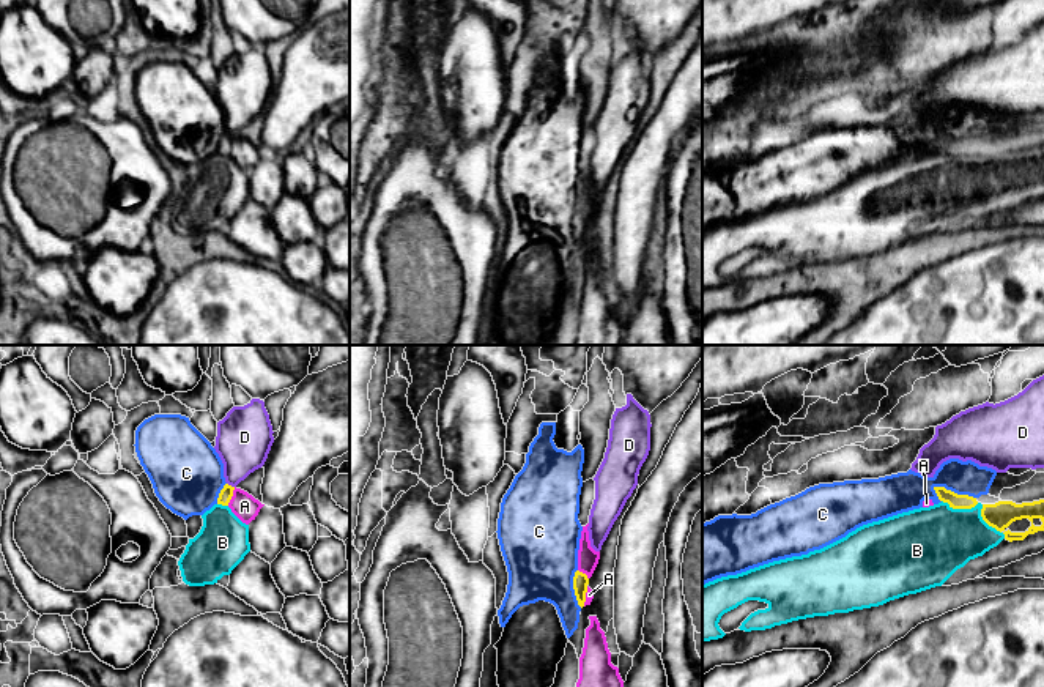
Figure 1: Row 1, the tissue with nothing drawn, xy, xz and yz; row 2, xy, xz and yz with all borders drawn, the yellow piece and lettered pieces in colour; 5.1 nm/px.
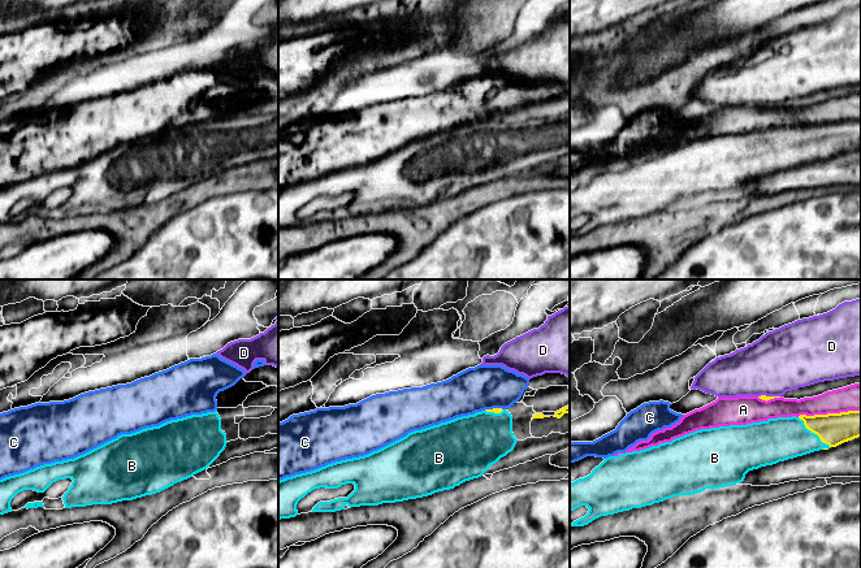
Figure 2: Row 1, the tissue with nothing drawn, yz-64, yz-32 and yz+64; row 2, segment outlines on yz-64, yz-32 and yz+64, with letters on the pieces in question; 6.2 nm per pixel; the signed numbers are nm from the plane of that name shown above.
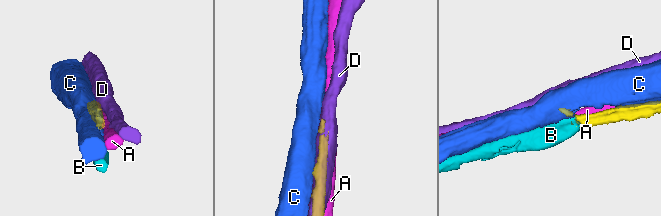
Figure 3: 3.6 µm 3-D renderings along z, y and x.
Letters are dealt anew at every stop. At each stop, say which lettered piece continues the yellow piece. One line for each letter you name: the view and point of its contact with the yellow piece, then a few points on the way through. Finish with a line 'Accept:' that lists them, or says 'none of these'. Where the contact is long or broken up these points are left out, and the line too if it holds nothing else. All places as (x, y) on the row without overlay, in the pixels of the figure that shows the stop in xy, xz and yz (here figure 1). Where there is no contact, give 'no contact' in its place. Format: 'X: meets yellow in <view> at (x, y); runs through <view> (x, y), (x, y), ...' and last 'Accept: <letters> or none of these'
B: meets yellow in yz at (988, 170)
Accept: B

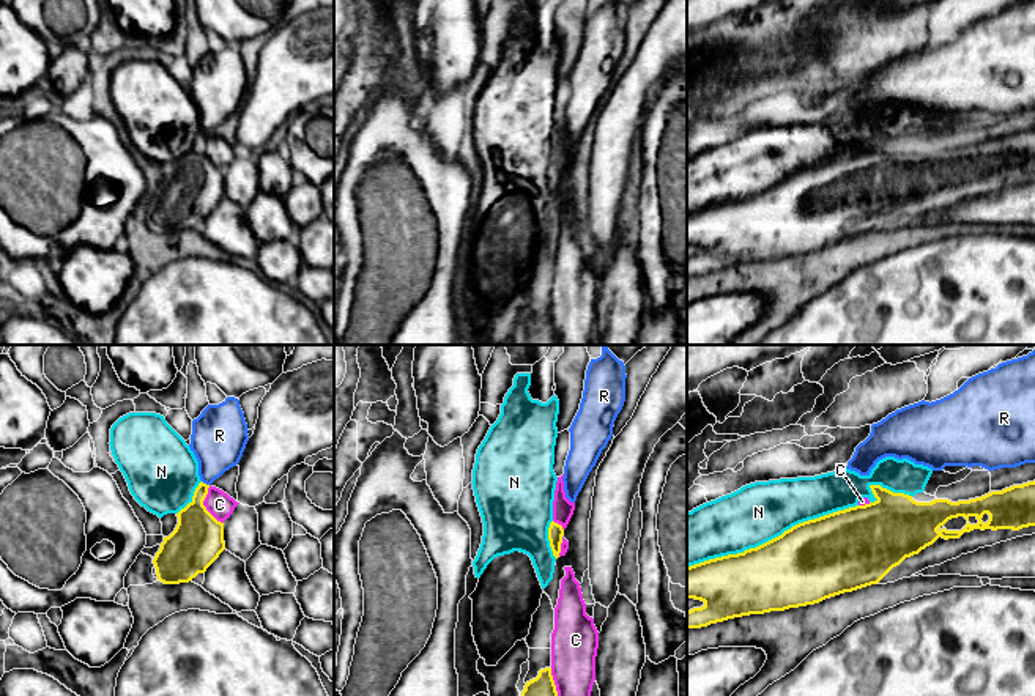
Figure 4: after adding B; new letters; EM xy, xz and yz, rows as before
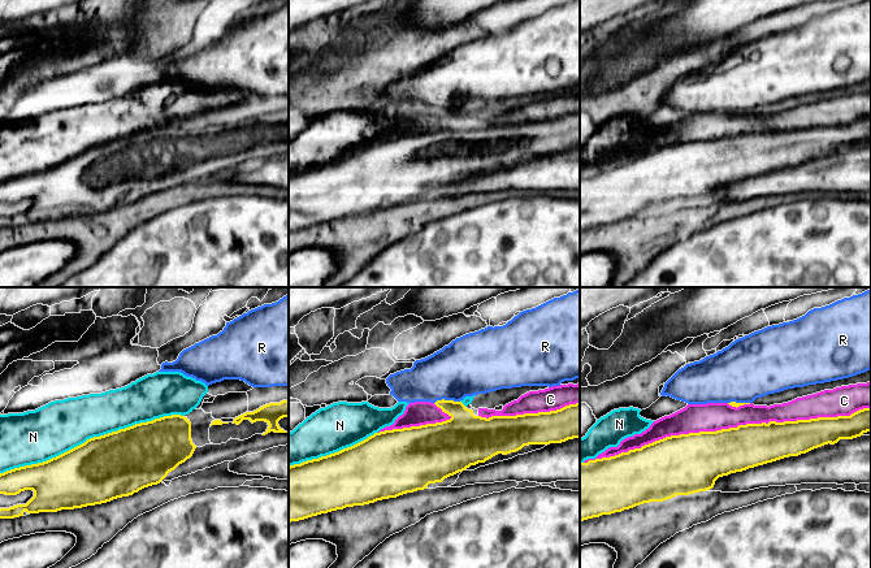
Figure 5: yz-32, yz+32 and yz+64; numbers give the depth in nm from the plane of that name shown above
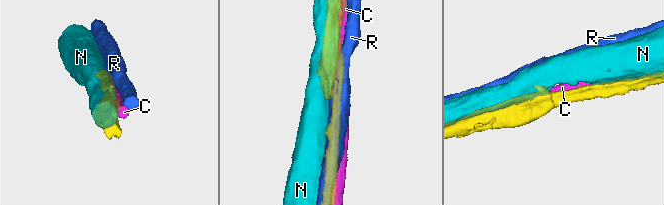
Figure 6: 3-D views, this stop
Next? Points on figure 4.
Accept: none of these

